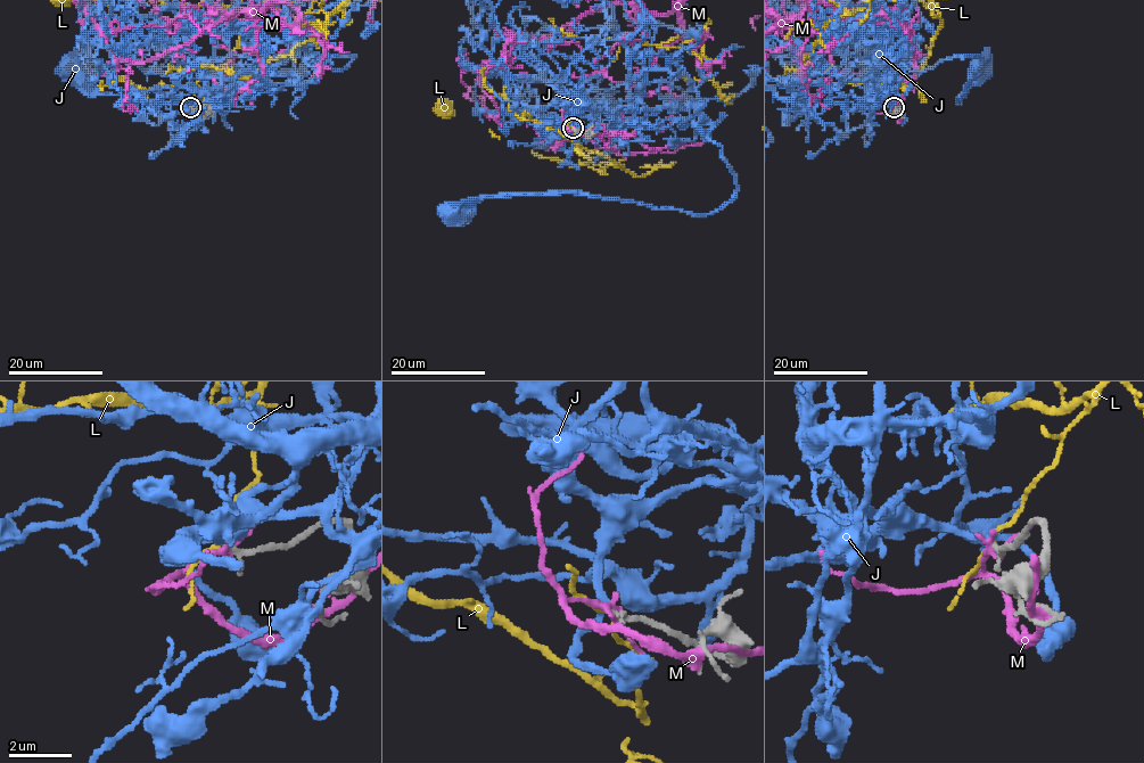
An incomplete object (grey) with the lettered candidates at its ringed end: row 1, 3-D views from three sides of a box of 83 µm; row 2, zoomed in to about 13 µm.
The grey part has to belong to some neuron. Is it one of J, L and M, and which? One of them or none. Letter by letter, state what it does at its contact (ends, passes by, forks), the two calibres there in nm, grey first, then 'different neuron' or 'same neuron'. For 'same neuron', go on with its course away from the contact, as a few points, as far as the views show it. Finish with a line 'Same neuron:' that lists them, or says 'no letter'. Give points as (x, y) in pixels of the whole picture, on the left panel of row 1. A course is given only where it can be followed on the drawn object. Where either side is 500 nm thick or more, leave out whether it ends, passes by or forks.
J: it passes by | 130/240 nm | different neuron
L: it passes by | 200/110 nm | different neuron
M: it passes by | 220/180 nm | different neuron
Same neuron: no letter

